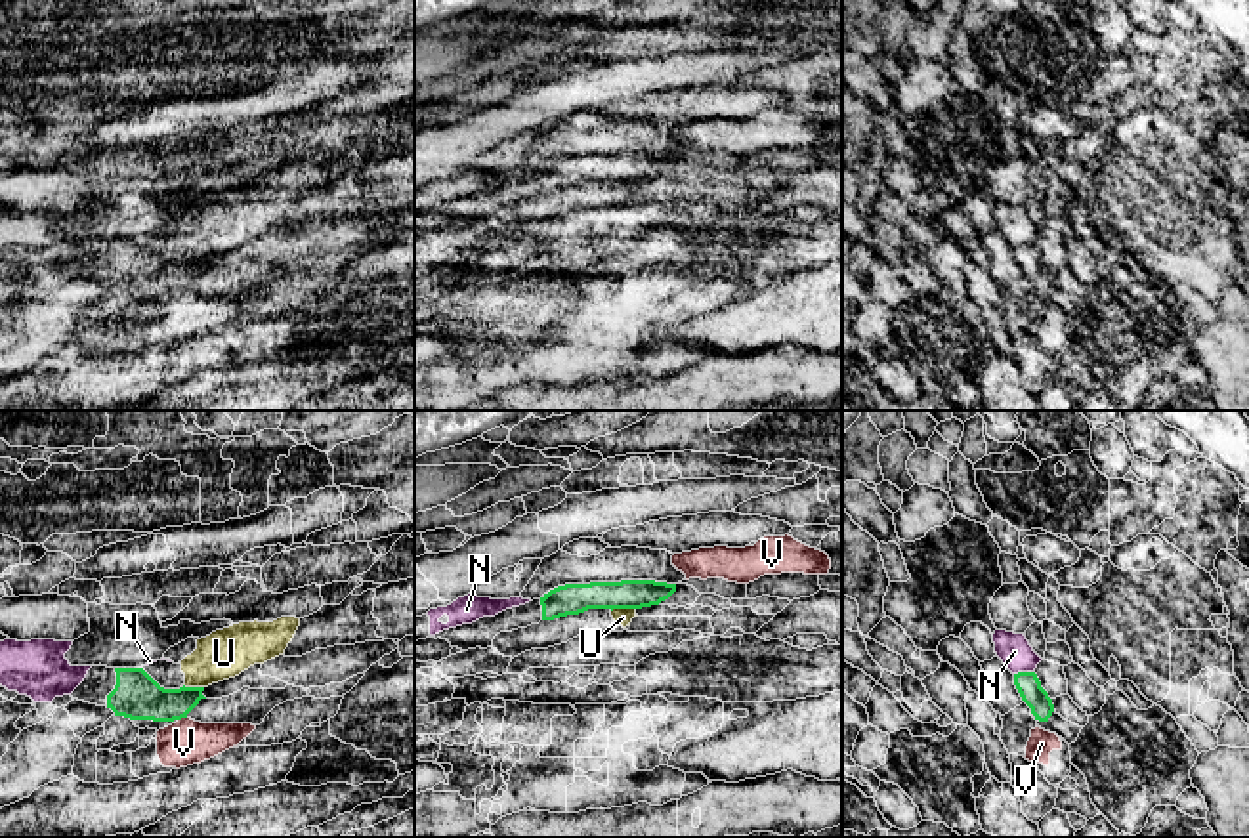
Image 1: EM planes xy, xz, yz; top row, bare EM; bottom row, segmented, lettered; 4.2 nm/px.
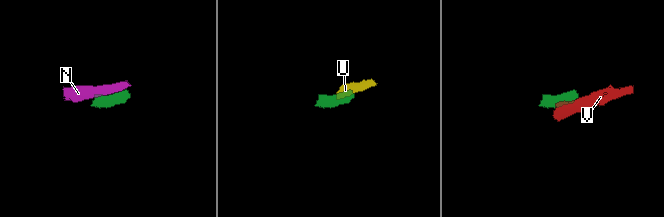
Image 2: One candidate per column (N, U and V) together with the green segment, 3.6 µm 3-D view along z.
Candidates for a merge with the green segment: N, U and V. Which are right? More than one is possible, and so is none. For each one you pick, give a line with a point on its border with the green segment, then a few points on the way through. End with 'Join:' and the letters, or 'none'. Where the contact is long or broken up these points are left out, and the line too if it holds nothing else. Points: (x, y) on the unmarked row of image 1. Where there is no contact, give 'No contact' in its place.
Join: none

